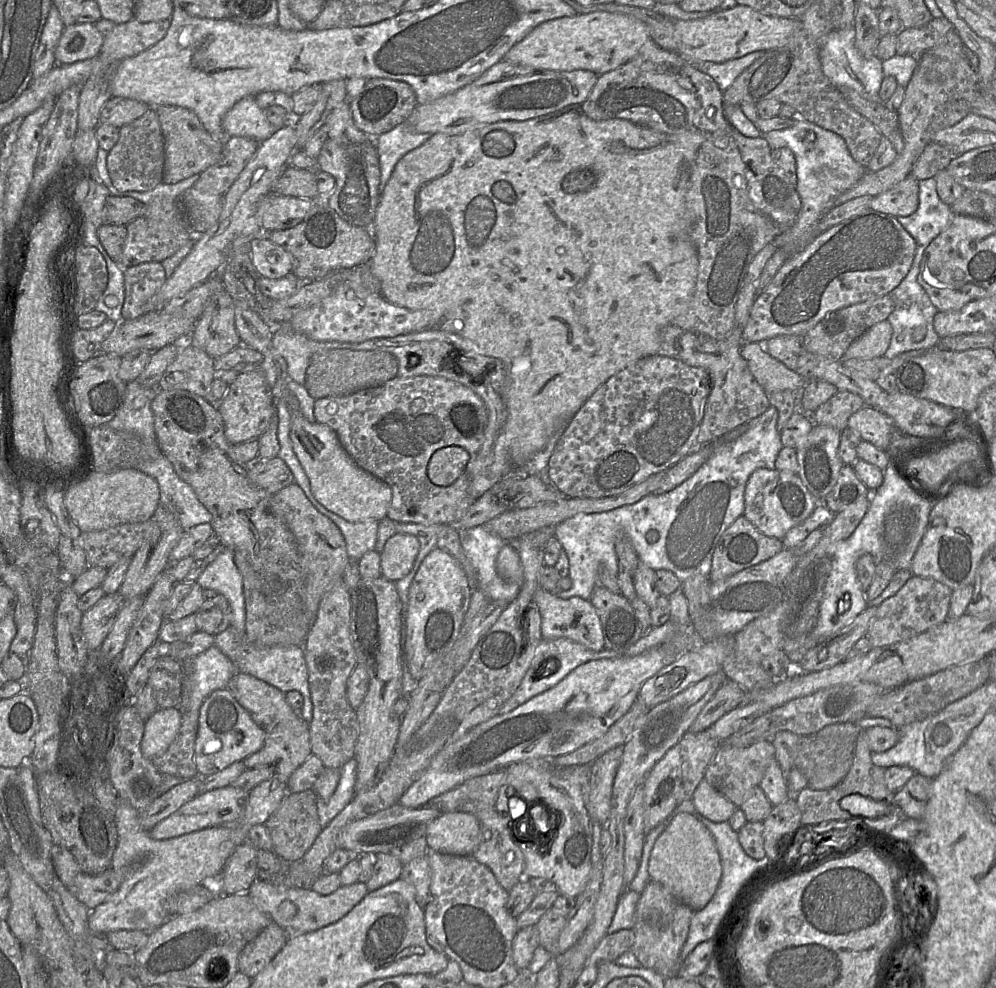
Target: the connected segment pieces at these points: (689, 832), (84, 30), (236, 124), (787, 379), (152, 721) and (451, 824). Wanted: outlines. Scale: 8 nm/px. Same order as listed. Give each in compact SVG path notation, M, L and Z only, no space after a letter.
M678 813L656 839L650 854L648 872L652 881L662 885L678 901L693 911L704 908L714 896L722 876L722 864L713 836L693 814Z
M94 23L65 26L54 51L56 64L72 64L98 56L104 41Z
M255 96L238 101L223 117L222 126L228 136L241 136L259 143L270 138L279 128L272 125L257 105Z
M757 342L742 343L740 355L767 396L776 391L802 391L806 385L807 380L771 357Z
M178 708L157 709L146 721L141 742L143 755L152 760L163 754L176 738L182 714Z
M453 811L440 815L427 827L429 849L458 856L468 856L482 841L481 828L472 813Z

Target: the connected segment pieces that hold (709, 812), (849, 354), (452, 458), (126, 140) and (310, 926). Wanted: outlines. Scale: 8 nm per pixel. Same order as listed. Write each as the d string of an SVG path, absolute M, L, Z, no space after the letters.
M704 778L695 789L692 801L701 815L716 823L727 822L737 809Z
M888 319L876 323L850 344L843 359L883 356L890 345L892 334L893 328Z
M444 447L431 456L427 465L427 476L436 486L449 486L465 472L468 462L469 455L463 448Z
M149 108L141 117L119 128L119 139L107 154L107 170L115 189L145 192L163 180L165 142L158 115Z
M256 879L246 892L256 907L289 933L307 933L337 922L349 913L368 893L365 883L340 886L334 893L320 895L311 888L297 888Z

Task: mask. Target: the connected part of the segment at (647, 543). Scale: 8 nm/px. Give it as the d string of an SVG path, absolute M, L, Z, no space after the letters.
M770 406L765 413L763 413L757 418L754 418L746 422L746 424L748 425L748 429L735 441L728 443L721 443L717 445L711 457L690 478L682 482L674 489L666 493L649 494L647 496L644 496L634 504L621 506L619 508L610 511L600 512L599 515L605 515L605 514L617 515L615 517L614 523L610 524L610 528L612 528L613 525L614 536L617 537L619 535L626 536L629 539L630 543L632 544L632 547L635 553L637 554L639 561L643 562L653 570L671 571L676 575L676 577L681 582L697 574L708 576L711 569L712 556L721 536L744 513L744 493L749 477L757 469L770 469L770 470L775 469L776 458L783 447L783 444L781 442L781 433L777 429L777 419L778 419L777 410L773 406Z

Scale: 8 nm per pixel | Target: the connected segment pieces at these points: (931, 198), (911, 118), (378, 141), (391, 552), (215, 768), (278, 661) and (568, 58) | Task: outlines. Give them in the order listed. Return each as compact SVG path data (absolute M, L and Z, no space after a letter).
M930 177L919 181L919 205L917 210L910 216L896 218L915 239L917 247L914 258L917 258L918 253L924 253L927 246L951 224L955 216L956 214L951 207L940 199L935 178Z
M952 29L918 57L903 101L896 111L904 139L903 150L887 167L866 172L856 184L835 199L834 206L860 196L877 196L897 185L910 175L913 165L924 149L932 143L938 131L957 124L971 112L972 103L979 96L978 75L965 56L963 46L958 32Z
M404 122L373 138L381 172L379 197L397 162L406 153L423 144L432 135L430 133L418 133L407 122Z
M397 533L391 536L381 554L381 576L396 582L413 567L419 551L419 542L413 535Z
M227 688L213 691L202 703L199 711L195 741L195 762L198 775L207 777L222 771L237 761L244 761L259 751L265 740L265 730L240 705Z
M233 627L215 635L214 645L217 646L236 665L238 672L250 674L269 685L287 693L298 691L303 696L303 706L299 714L308 723L312 720L313 704L309 689L308 668L303 646L277 645L272 647L258 647L249 642L245 635L237 634Z
M595 11L543 22L515 44L503 60L536 70L589 70L598 76L633 59L650 38L647 25L632 16Z

